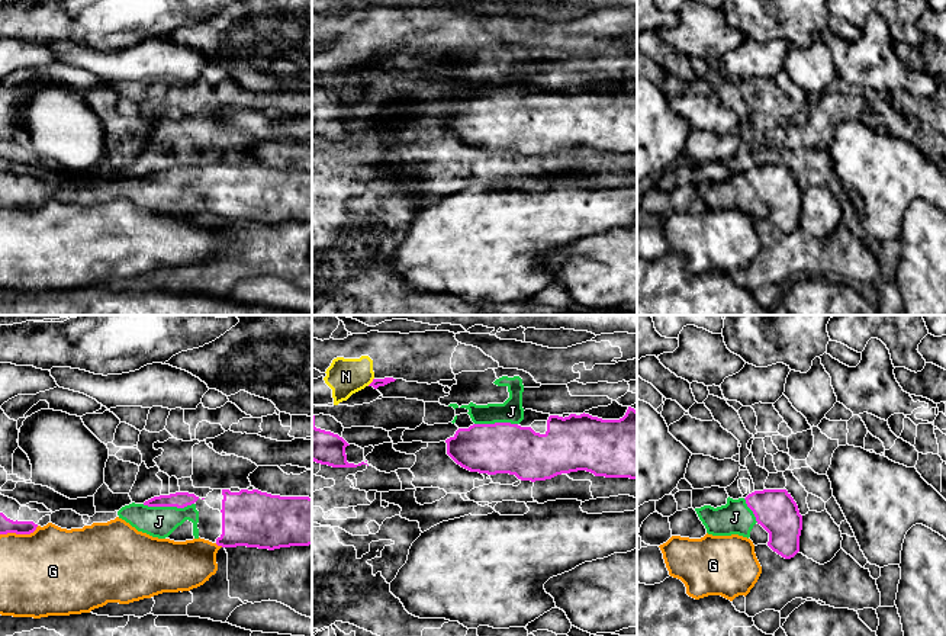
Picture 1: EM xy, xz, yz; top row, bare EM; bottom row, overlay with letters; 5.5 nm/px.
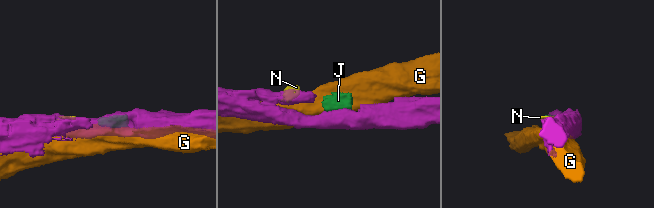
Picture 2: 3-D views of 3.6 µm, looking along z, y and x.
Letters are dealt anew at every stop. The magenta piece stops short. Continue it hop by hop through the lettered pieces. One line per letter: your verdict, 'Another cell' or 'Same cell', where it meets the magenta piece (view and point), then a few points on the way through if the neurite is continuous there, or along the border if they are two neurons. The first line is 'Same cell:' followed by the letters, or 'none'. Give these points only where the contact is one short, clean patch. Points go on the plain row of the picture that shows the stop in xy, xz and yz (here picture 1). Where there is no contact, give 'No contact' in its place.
Same cell: J
G: Another cell. Touches magenta at xy (19, 208)
J: Same cell. Touches magenta at xy (167, 180). Path across: xy (180, 174), (174, 180), (167, 180), (158, 196)
N: Another cell. Touches magenta at xz (372, 57). Boundary: xz (373, 52), (367, 60)

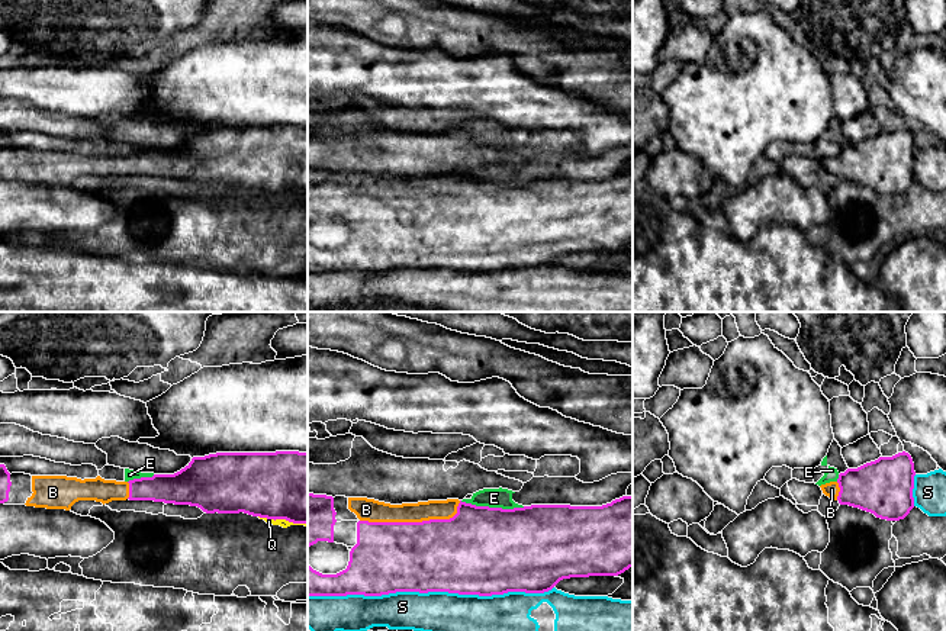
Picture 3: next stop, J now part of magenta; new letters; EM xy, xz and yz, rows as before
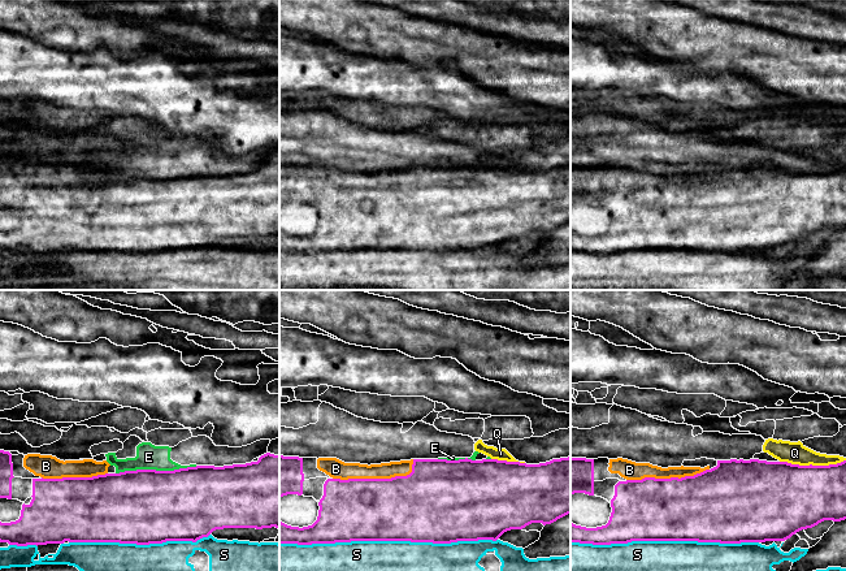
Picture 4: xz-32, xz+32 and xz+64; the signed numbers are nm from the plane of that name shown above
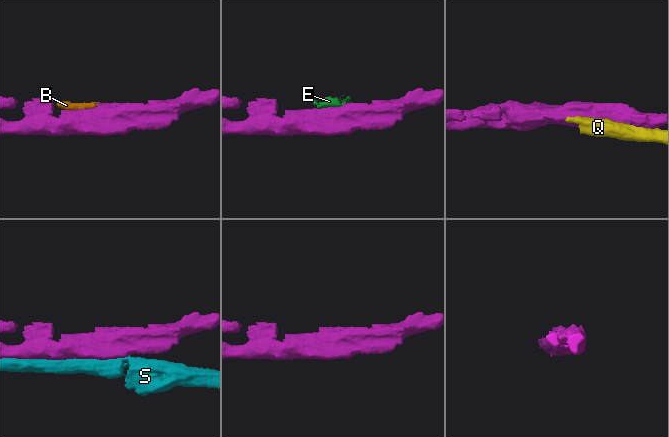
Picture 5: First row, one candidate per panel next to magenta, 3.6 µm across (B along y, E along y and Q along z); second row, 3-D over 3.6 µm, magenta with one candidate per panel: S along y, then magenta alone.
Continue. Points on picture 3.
Same cell: B
B: Same cell. Touches magenta at xz (414, 198)
E: Another cell. Touches magenta at xz (492, 183)
Q: Another cell. Touches magenta at xy (283, 193)
S: Another cell. Touches magenta at xz (430, 266)

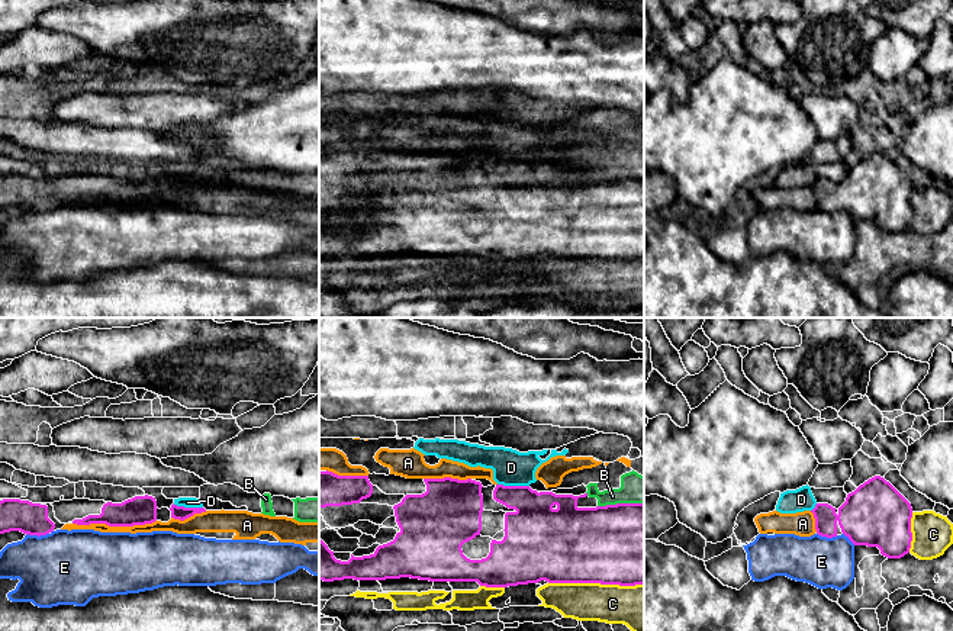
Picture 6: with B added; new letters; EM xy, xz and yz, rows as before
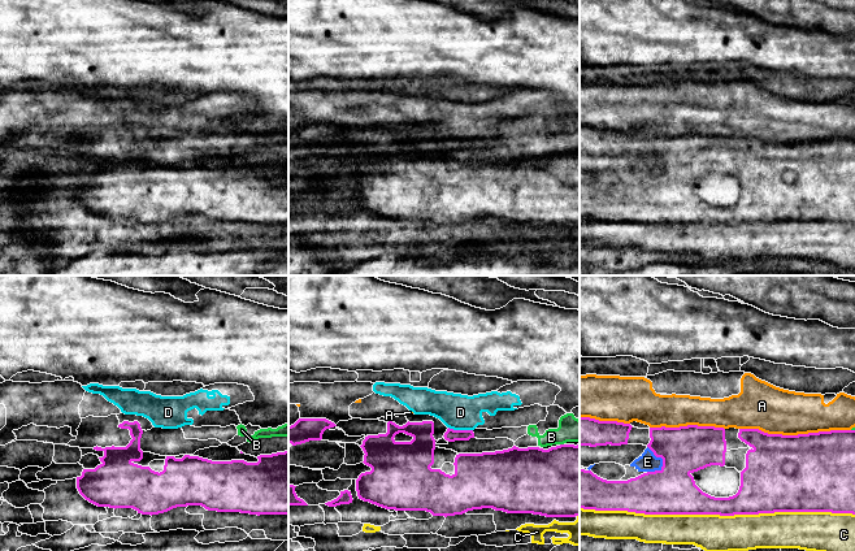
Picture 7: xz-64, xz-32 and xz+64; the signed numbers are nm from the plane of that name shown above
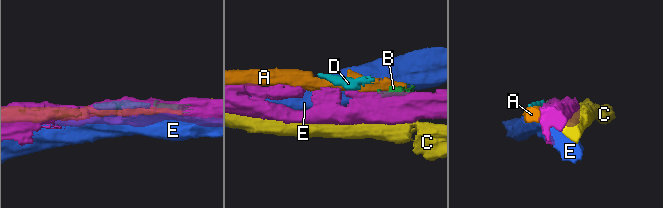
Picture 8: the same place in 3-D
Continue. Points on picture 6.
Same cell: none
A: Another cell. Touches magenta at xy (113, 200)
B: Another cell. Touches magenta at xz (620, 179)
C: Another cell. Touches magenta at xz (596, 257)
D: Another cell. Touches magenta at xz (514, 161). Boundary: xz (498, 158), (528, 161)
E: Another cell. Touches magenta at xy (36, 209)

